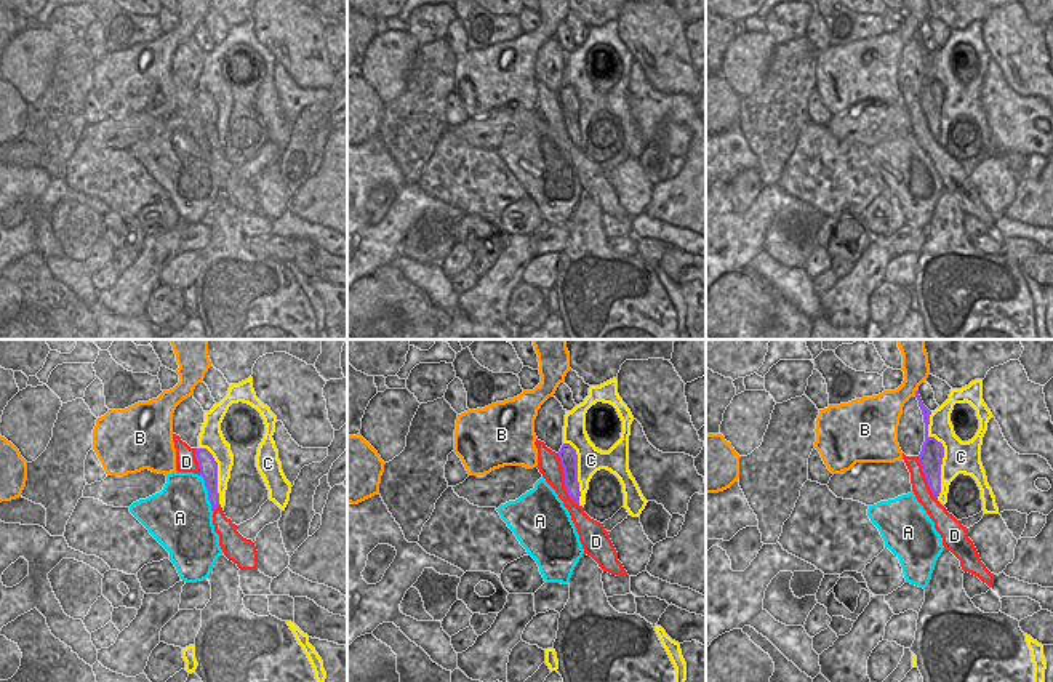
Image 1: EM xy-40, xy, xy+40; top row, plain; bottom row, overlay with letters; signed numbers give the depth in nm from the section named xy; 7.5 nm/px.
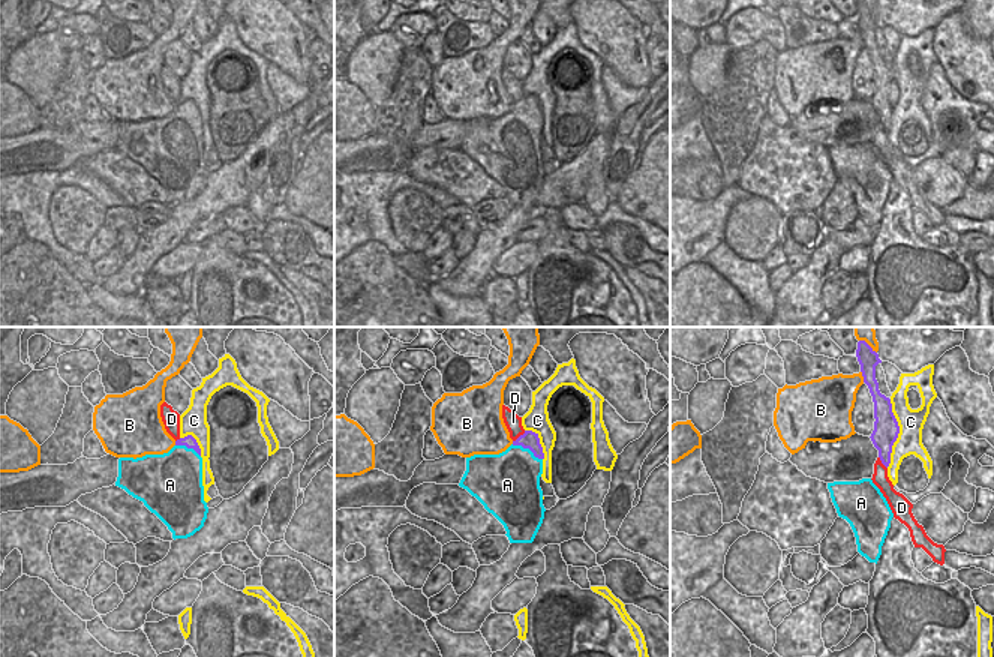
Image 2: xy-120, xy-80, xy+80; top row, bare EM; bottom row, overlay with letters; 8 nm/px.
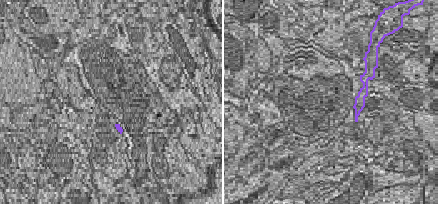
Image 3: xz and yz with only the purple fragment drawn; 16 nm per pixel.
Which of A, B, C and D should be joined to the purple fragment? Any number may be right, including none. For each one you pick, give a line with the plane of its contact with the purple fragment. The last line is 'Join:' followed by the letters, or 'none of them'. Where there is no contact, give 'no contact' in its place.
Join: none of them

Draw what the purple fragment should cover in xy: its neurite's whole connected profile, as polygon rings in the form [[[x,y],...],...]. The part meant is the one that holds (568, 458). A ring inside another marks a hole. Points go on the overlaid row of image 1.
[[[563,443],[559,451],[560,464],[565,474],[565,487],[570,498],[579,504],[579,482],[578,482],[578,455],[570,443]]]

